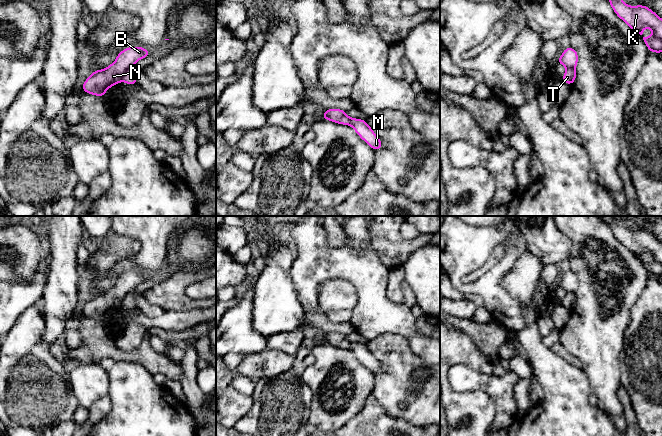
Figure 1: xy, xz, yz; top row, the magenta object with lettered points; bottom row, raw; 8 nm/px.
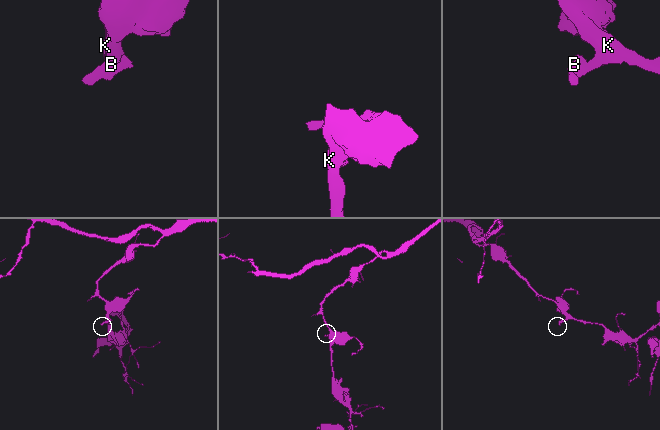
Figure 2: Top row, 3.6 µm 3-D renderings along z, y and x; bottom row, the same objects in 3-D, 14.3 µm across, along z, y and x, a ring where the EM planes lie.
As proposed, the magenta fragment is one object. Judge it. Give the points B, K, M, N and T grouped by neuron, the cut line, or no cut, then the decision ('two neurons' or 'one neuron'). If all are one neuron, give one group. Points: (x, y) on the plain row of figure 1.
B N / K M T | xy (131, 290), (126, 294), (121, 304) | two neurons

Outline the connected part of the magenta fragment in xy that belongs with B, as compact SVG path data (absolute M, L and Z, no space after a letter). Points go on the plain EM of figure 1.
M140 270L128 271L118 277L116 284L108 291L95 294L83 307L82 314L88 318L103 321L106 315L122 305L122 300L151 275Z

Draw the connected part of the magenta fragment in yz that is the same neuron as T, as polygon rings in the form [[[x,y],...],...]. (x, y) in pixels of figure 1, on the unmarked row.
[[[569,292],[566,293],[565,298],[562,300],[562,305],[564,305],[566,308],[571,309],[576,304],[576,293],[575,292]]]

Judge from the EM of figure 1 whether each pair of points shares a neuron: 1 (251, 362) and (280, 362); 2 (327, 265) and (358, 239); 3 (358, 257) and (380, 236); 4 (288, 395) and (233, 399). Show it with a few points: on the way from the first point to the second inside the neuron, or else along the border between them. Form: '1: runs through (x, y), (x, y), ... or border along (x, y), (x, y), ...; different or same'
1: runs through (258, 362), (266, 360), (273, 362); same
2: border along (348, 235), (356, 249), (370, 241); different
3: border along (370, 241), (378, 258), (384, 264); different
4: border along (251, 395), (252, 405), (240, 419); different

